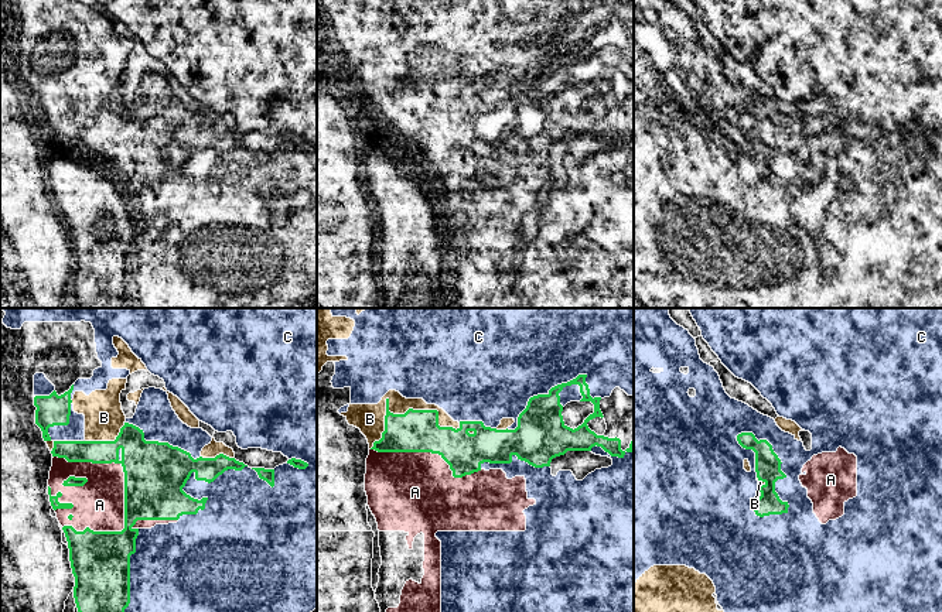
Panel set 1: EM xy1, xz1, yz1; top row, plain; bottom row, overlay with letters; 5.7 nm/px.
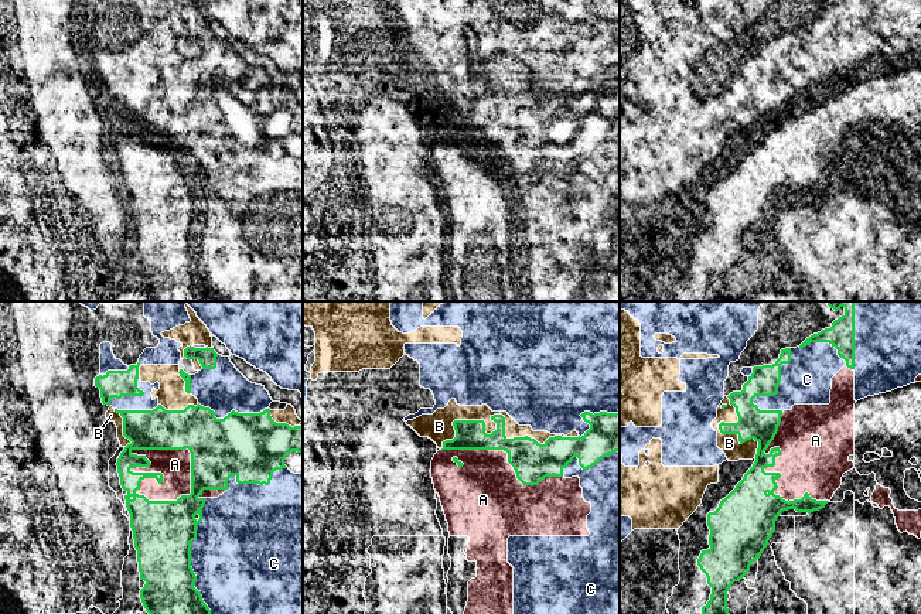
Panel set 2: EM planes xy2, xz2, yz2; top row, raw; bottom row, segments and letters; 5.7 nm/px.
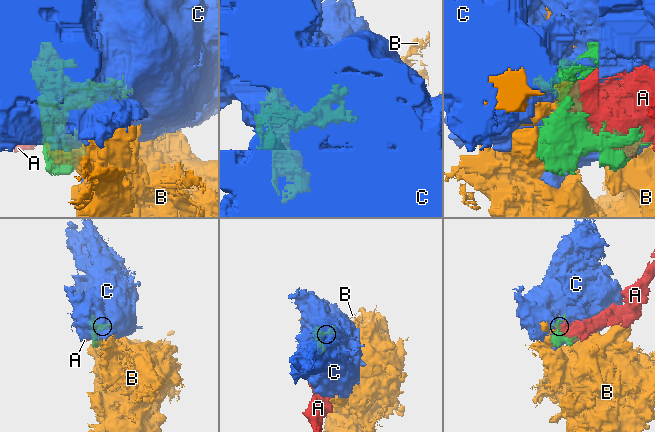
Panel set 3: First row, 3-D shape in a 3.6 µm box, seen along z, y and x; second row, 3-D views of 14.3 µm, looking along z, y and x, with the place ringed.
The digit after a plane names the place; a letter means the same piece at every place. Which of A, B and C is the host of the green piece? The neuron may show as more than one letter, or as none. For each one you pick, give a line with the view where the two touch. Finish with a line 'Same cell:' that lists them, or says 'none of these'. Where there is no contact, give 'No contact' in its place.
A: Touches green in xy2
Same cell: A

